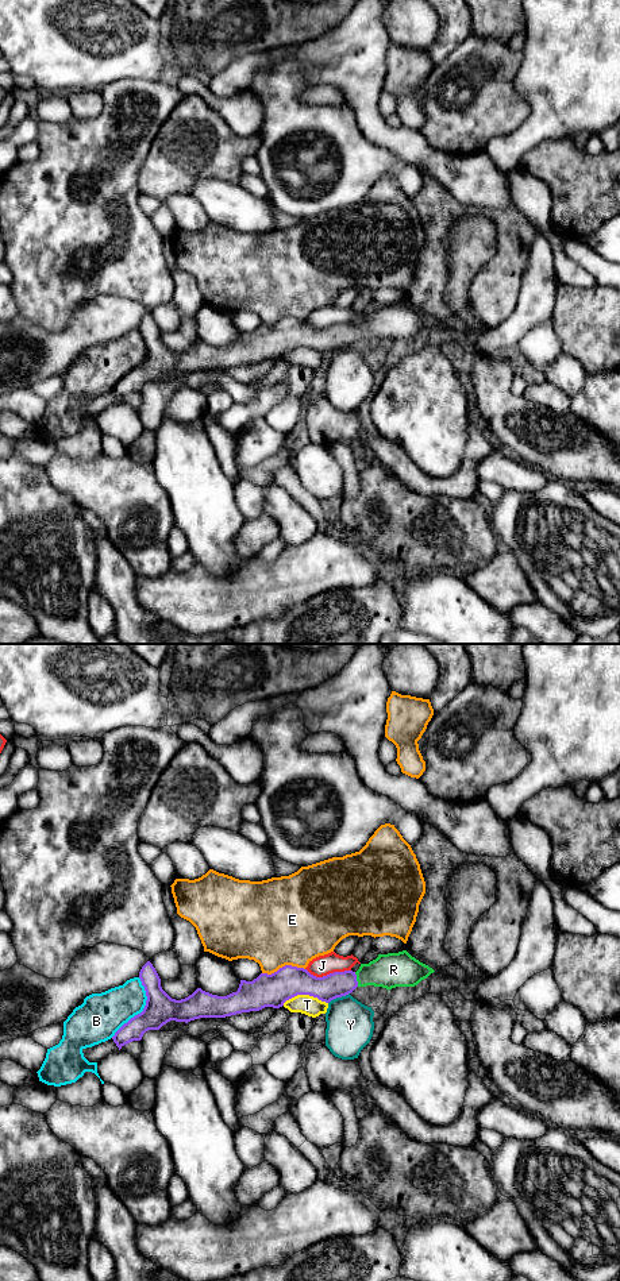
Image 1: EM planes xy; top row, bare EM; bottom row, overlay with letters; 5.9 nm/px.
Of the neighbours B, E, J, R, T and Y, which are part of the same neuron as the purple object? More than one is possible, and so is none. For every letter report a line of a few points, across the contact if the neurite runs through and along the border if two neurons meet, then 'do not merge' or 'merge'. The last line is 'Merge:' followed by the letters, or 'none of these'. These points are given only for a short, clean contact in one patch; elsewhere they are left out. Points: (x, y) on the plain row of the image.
B: do not merge
E: do not merge
J: do not merge
R: xy (337, 336), (355, 331), (393, 321) | merge
T: do not merge
Y: do not merge
Merge: R

